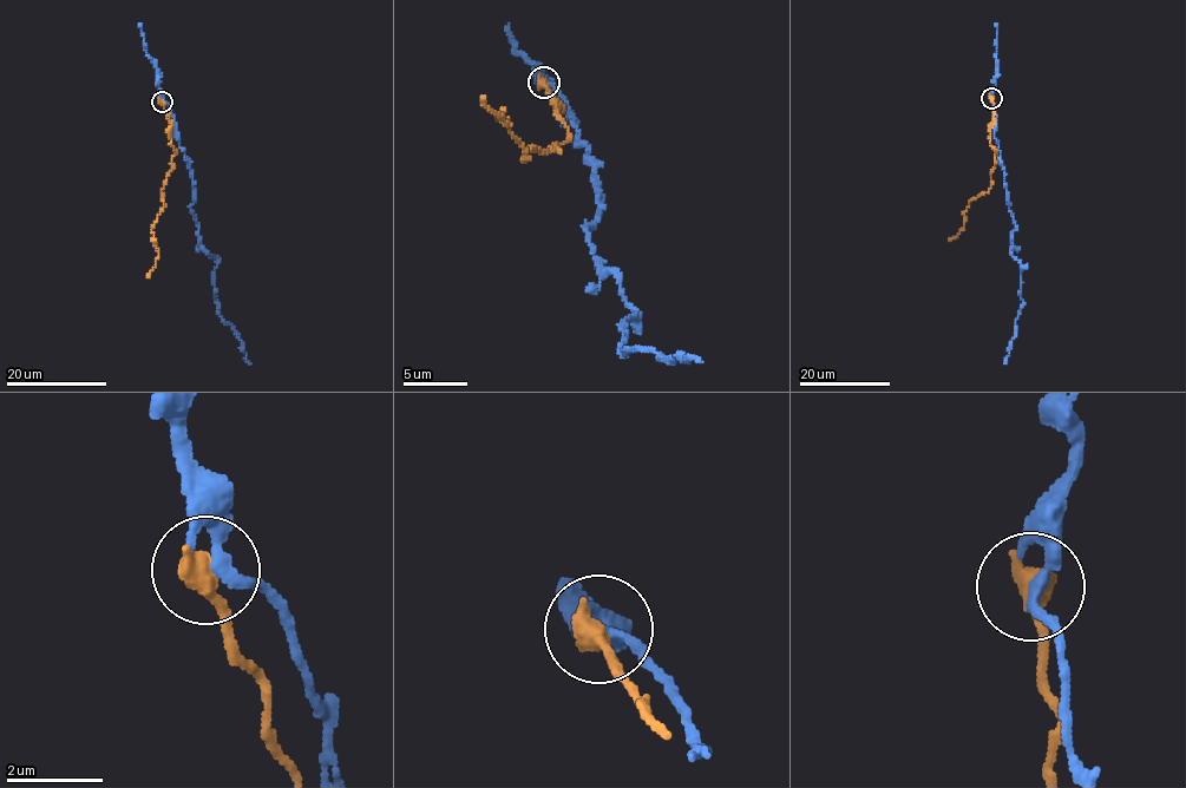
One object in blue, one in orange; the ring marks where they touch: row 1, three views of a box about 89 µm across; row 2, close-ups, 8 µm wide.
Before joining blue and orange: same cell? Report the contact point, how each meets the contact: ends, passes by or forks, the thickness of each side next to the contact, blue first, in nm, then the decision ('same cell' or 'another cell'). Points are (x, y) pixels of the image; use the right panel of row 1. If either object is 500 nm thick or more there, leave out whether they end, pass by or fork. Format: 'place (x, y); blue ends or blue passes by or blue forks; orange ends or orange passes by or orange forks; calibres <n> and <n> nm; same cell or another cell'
place (991, 98); calibres 240 and 550 nm; another cell

